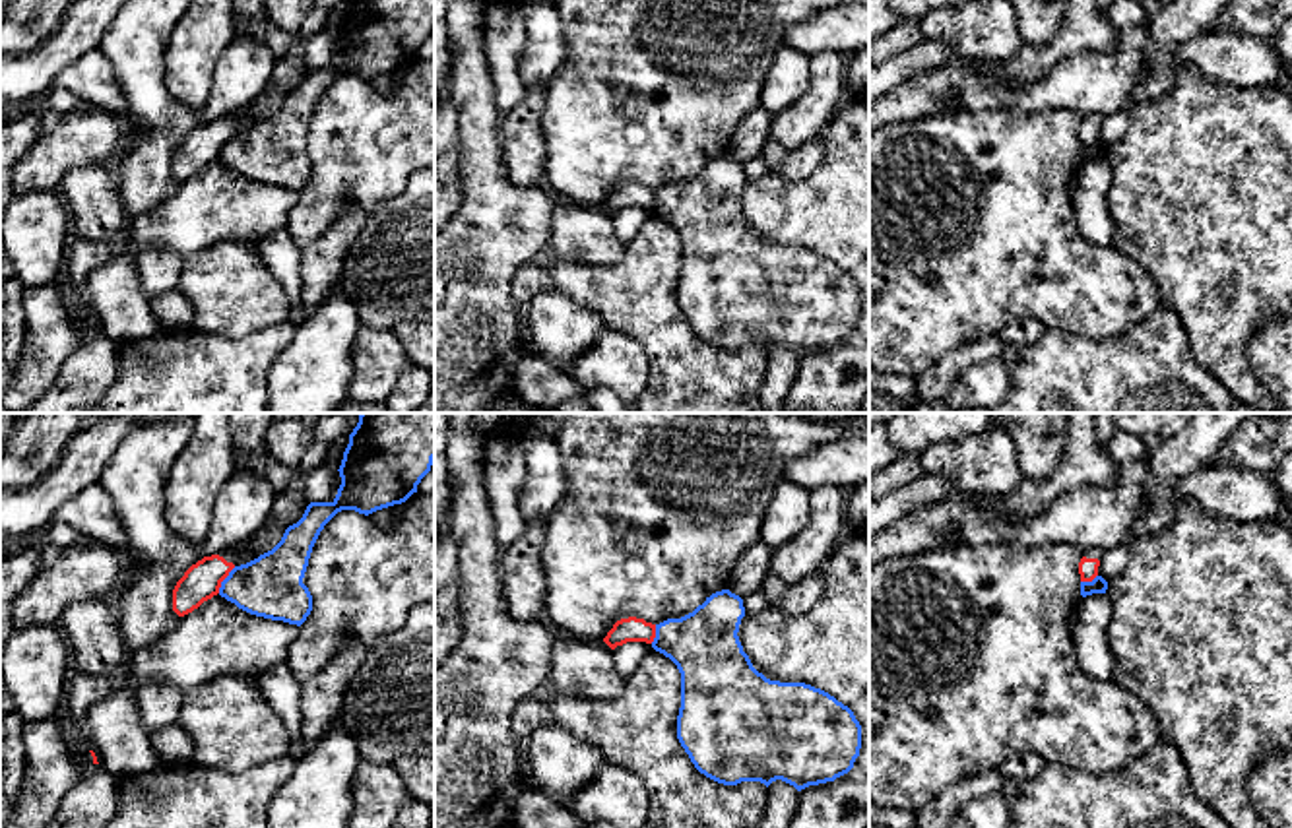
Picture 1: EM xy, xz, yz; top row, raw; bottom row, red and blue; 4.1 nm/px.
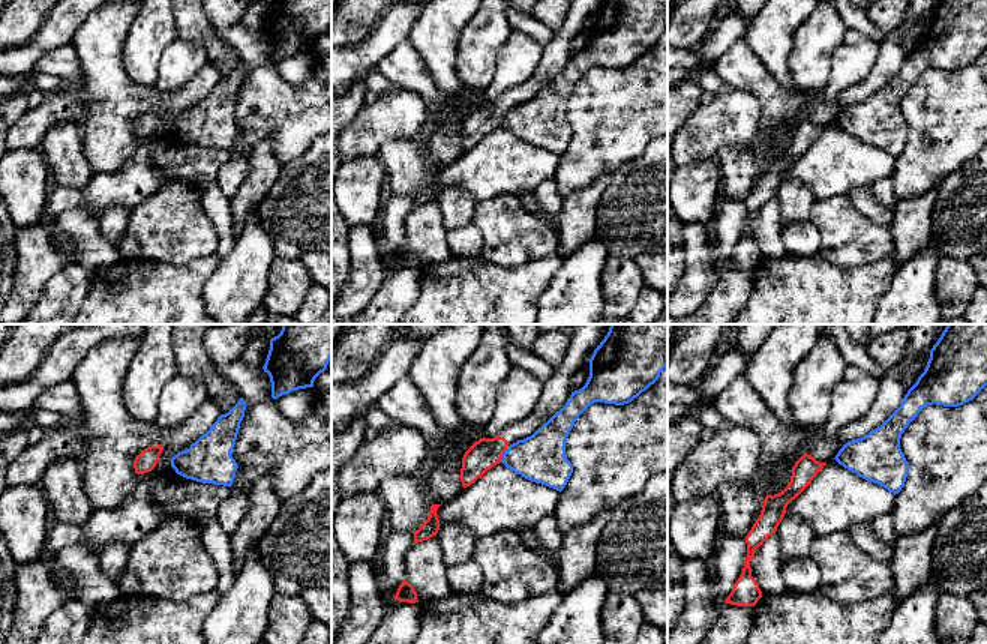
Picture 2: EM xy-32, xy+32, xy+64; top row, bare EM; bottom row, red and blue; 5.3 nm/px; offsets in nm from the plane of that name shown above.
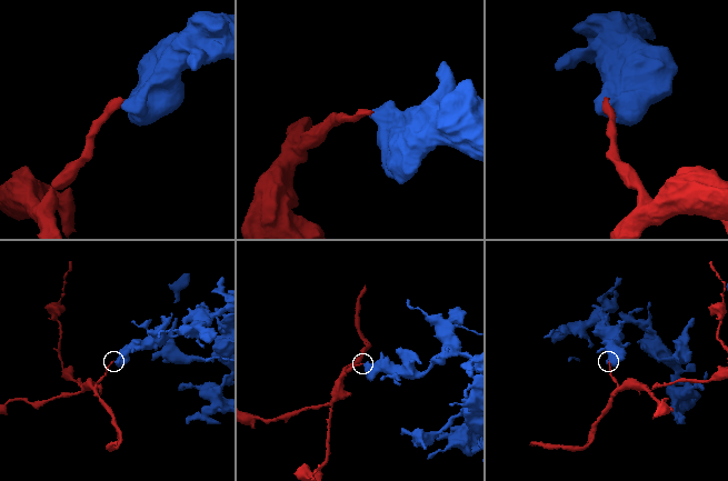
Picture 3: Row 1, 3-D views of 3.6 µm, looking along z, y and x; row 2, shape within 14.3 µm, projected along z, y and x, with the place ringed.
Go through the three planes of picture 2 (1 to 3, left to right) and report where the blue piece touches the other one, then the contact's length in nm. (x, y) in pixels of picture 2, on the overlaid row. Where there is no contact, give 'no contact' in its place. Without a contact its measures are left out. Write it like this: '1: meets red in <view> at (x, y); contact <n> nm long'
1: no contact
2: meets red in xy+32 at (503, 452); contact 100 nm long
3: no contact

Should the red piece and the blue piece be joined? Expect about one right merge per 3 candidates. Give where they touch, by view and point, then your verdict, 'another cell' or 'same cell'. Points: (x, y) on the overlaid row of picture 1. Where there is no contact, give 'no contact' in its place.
meets red in xy at (224, 578); another cell

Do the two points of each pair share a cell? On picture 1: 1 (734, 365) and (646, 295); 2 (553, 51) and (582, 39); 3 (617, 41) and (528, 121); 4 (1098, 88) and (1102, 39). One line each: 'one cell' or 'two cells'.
1: one cell
2: two cells
3: two cells
4: two cells

